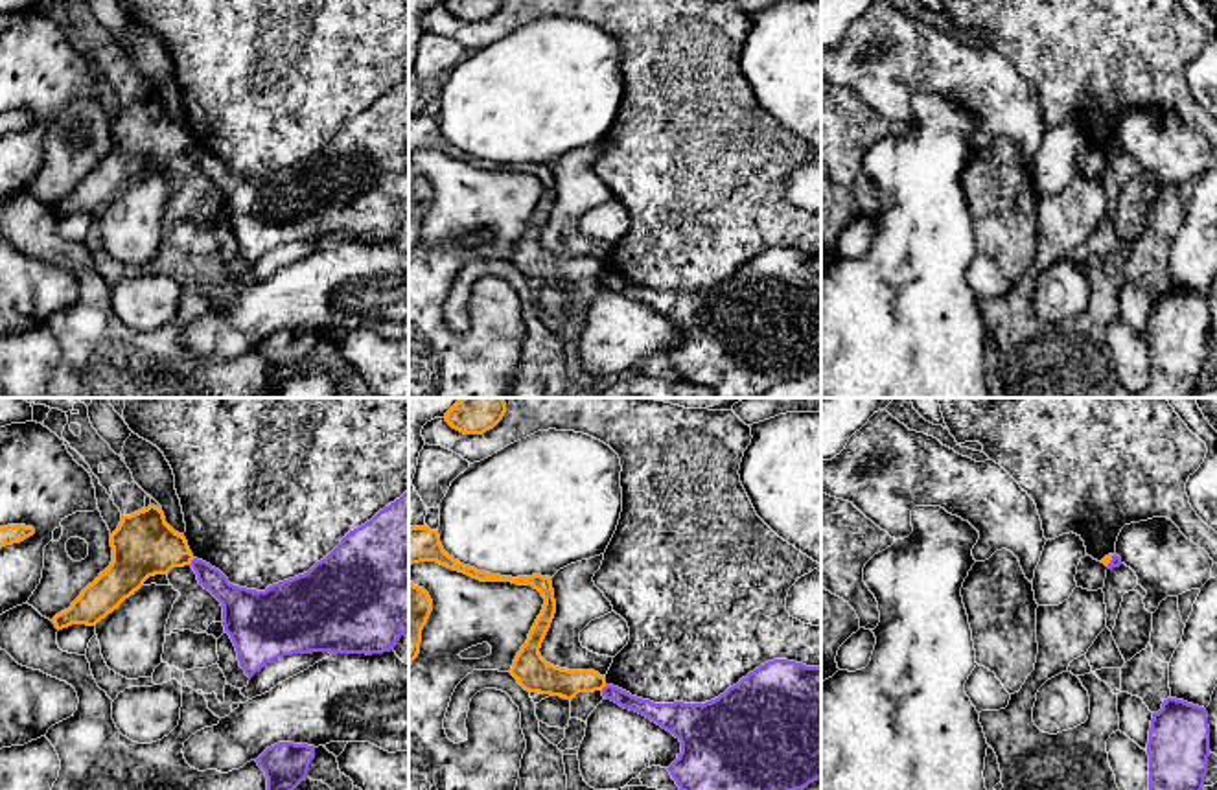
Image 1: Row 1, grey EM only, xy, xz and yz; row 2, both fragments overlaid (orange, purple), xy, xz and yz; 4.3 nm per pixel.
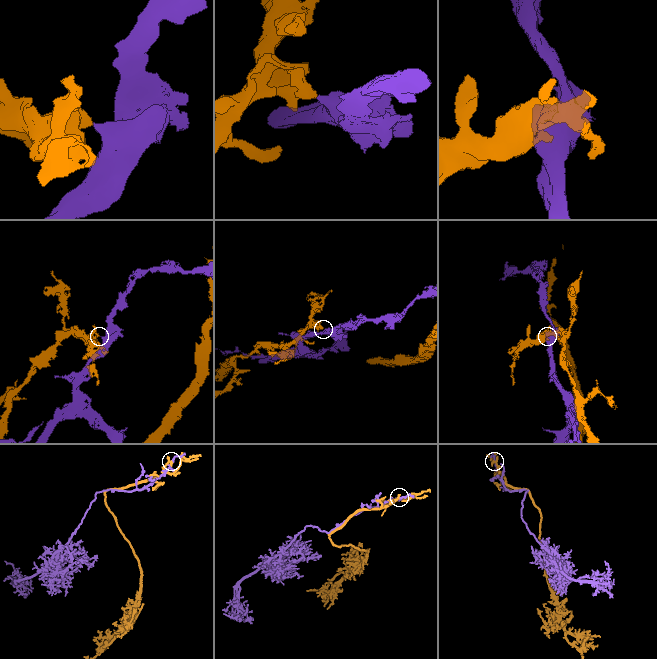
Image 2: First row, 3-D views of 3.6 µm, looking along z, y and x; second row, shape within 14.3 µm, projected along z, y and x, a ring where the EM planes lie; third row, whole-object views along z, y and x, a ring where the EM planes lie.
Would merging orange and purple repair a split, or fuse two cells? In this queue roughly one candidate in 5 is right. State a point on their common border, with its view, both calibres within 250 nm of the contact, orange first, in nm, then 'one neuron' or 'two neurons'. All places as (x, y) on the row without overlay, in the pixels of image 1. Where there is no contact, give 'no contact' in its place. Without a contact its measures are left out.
meets orange in xy at (190, 150); 280 nm thick on the orange side, 120 nm on the other; two neurons

